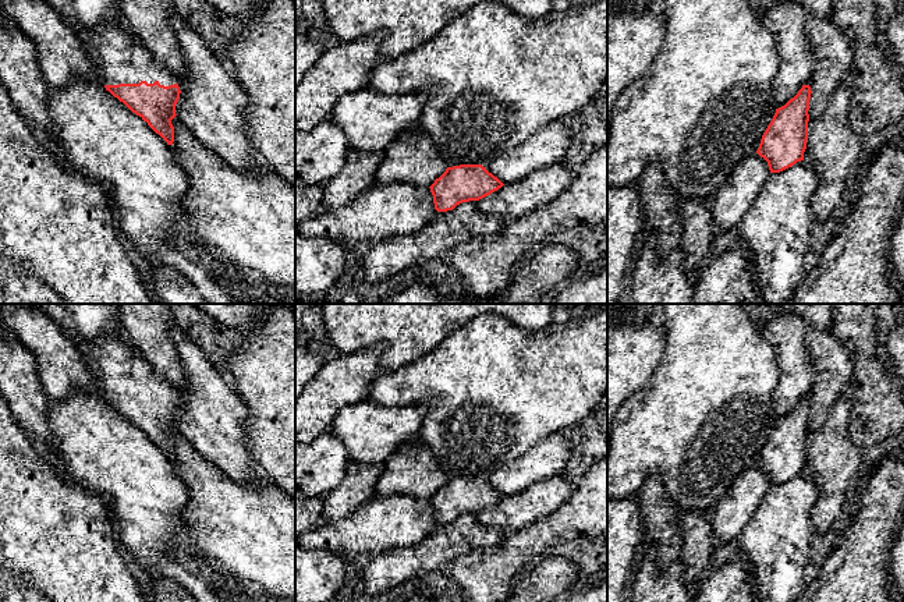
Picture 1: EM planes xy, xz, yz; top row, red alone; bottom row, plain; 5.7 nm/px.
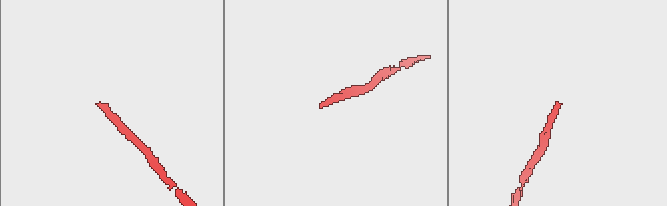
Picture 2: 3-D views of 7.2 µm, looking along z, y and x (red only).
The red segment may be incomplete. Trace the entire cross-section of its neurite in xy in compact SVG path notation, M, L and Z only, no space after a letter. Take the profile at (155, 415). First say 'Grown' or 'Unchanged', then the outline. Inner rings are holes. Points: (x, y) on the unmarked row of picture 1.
Grown. M102 334L92 341L71 339L85 358L96 390L106 403L146 433L167 457L173 457L171 432L177 428L176 417L181 406L174 385L163 379L145 355L123 334Z

